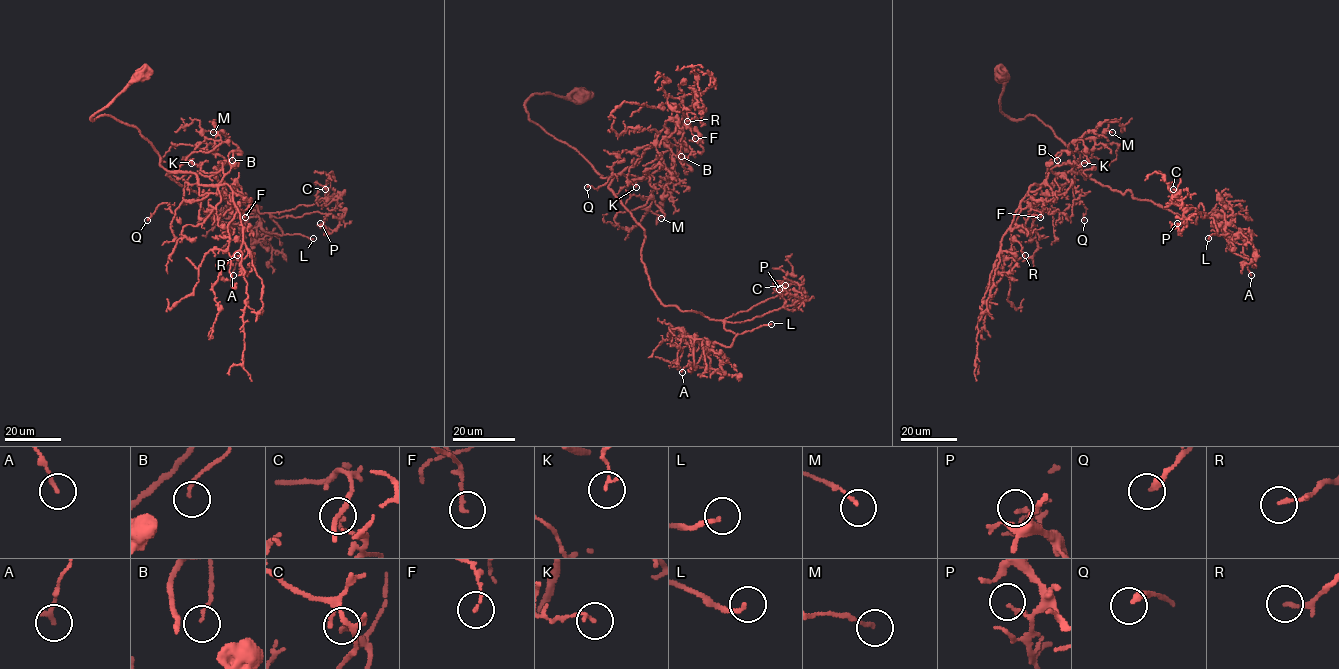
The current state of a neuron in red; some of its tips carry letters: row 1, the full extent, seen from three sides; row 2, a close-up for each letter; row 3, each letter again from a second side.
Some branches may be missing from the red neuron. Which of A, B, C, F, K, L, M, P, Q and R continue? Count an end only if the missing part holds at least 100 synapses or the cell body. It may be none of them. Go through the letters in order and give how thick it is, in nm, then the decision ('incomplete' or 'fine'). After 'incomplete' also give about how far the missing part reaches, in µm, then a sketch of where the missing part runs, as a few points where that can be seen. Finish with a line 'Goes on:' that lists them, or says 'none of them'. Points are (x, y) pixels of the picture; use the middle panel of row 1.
A: calibre 200 nm; fine
B: calibre 130 nm; fine
C: calibre 160 nm; fine
F: calibre 130 nm; fine
K: calibre 130 nm; fine
L: calibre 170 nm; incomplete; missing 35 µm; course (771, 324), (800, 320), (813, 306), (817, 313), (809, 317), (812, 326)
M: calibre 120 nm; fine
P: calibre 160 nm; fine
Q: calibre 280 nm; fine
R: calibre 110 nm; fine
Goes on: L

